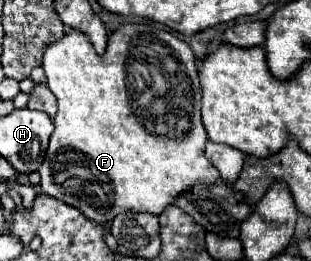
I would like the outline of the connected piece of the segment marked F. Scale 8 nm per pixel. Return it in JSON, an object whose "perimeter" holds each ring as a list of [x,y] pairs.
{"perimeter":[[[125,24],[117,32],[113,32],[109,36],[107,50],[105,50],[103,56],[95,54],[95,50],[93,50],[91,42],[87,42],[87,38],[83,38],[77,30],[71,30],[59,42],[53,42],[45,50],[43,70],[45,70],[45,76],[47,76],[47,86],[57,96],[57,102],[59,102],[59,112],[53,118],[55,132],[51,134],[45,162],[39,168],[41,188],[43,188],[45,194],[49,194],[49,196],[53,196],[53,198],[77,208],[85,218],[93,220],[95,224],[109,224],[109,222],[115,220],[115,216],[125,214],[125,212],[149,212],[149,214],[159,216],[183,192],[189,192],[197,184],[213,186],[219,180],[219,172],[205,158],[207,132],[205,132],[203,122],[201,122],[201,84],[199,84],[199,74],[197,74],[197,64],[195,64],[193,50],[189,48],[189,44],[181,42],[179,38],[169,34],[167,30],[161,30],[155,24]]]}

